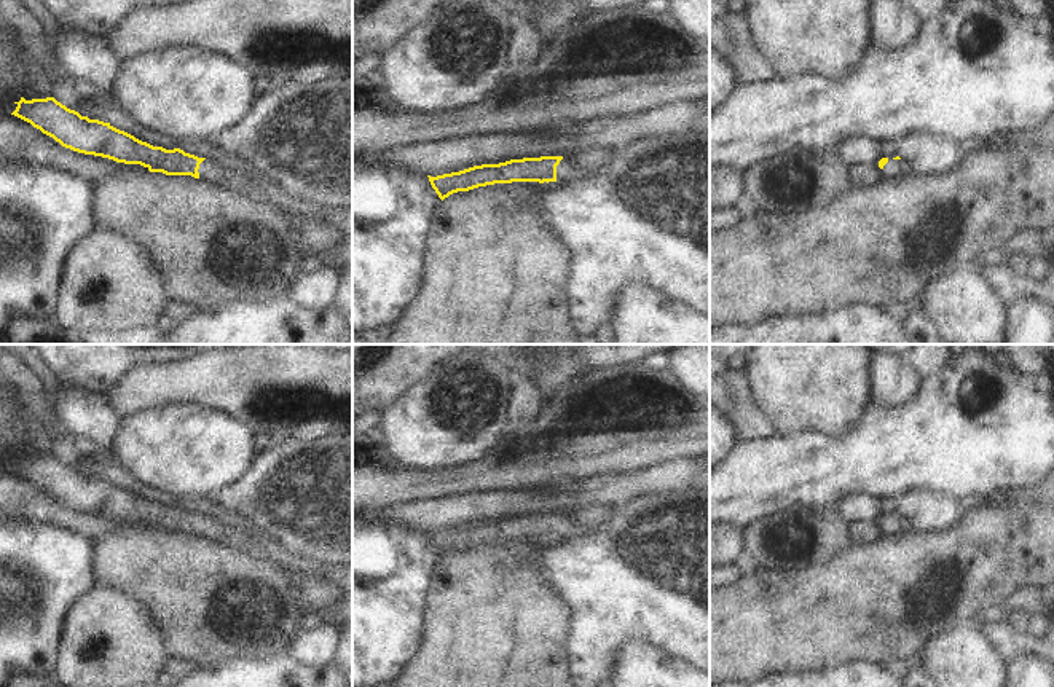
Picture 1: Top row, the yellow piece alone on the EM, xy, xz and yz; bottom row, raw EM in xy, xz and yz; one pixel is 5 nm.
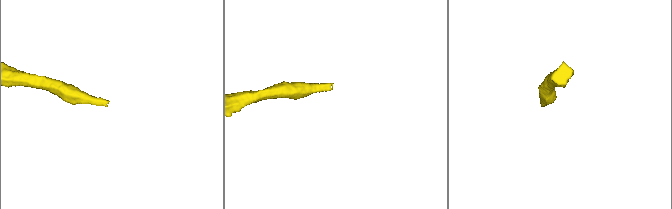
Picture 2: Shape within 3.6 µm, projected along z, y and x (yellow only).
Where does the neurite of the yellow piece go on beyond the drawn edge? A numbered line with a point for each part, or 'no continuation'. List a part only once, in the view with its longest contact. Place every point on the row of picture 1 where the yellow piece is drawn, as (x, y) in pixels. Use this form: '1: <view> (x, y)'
1: xz (566, 171)

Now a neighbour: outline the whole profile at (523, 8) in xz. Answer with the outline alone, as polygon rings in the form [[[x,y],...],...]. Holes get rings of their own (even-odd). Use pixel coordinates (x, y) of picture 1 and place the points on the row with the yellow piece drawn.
[[[499,0],[507,10],[513,11],[518,21],[528,19],[536,14],[533,2],[529,0]]]

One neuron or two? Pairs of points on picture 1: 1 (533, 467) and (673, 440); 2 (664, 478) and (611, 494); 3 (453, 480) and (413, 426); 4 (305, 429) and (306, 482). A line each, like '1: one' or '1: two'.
1: one
2: one
3: two
4: two

